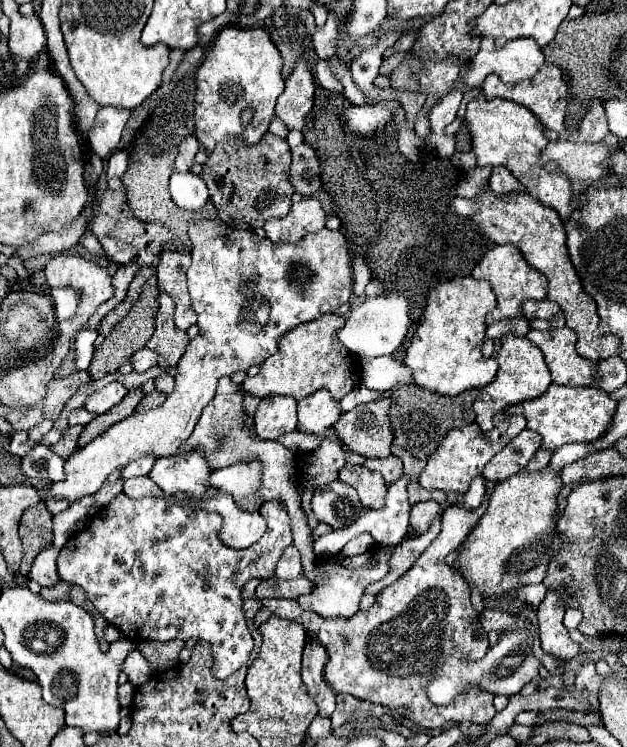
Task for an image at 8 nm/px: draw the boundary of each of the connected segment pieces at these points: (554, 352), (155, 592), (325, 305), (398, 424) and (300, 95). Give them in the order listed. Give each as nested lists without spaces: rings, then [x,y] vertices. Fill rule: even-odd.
[[[571,328],[561,330],[529,330],[527,338],[541,348],[555,384],[591,386],[597,376],[597,362],[577,354],[577,334]]]
[[[119,494],[111,504],[107,504],[105,508],[101,508],[97,512],[97,516],[91,520],[91,524],[81,530],[79,534],[75,534],[73,538],[67,540],[67,544],[61,550],[61,556],[57,560],[59,566],[59,578],[65,582],[73,582],[77,586],[81,586],[87,592],[87,598],[93,602],[93,606],[107,618],[109,624],[115,624],[125,638],[133,640],[133,642],[141,642],[141,640],[157,640],[157,642],[167,642],[173,638],[179,640],[189,640],[189,638],[199,638],[211,644],[211,652],[213,652],[213,676],[217,680],[227,680],[231,674],[235,674],[247,660],[249,654],[253,650],[253,636],[247,628],[245,616],[243,616],[243,602],[241,602],[241,588],[245,582],[249,582],[251,578],[271,578],[277,566],[279,556],[283,554],[283,550],[293,542],[291,540],[291,518],[287,514],[287,508],[281,502],[265,502],[261,506],[261,514],[267,520],[269,528],[263,534],[263,538],[259,542],[255,542],[253,546],[245,548],[245,550],[235,550],[229,546],[223,546],[223,542],[219,542],[217,534],[219,534],[219,514],[211,514],[211,512],[203,512],[203,510],[193,510],[193,508],[185,508],[185,506],[177,506],[167,502],[165,498],[141,498],[141,500],[129,500],[125,494]]]
[[[197,220],[197,222],[189,222],[189,238],[191,238],[191,244],[193,244],[193,248],[191,248],[193,264],[191,264],[191,268],[187,270],[187,280],[189,280],[191,304],[193,304],[193,310],[195,310],[197,316],[199,316],[199,322],[197,322],[197,326],[199,326],[199,334],[189,342],[185,354],[181,356],[181,360],[179,360],[179,364],[177,364],[179,374],[175,376],[175,390],[167,396],[167,400],[165,400],[163,406],[159,406],[159,408],[155,408],[155,410],[149,410],[149,412],[137,412],[135,416],[131,414],[125,422],[117,422],[115,426],[111,426],[109,430],[105,430],[99,438],[91,440],[87,446],[83,446],[83,448],[79,448],[75,454],[71,454],[71,458],[65,460],[65,480],[63,480],[63,482],[55,482],[55,484],[51,484],[51,488],[45,492],[47,498],[75,502],[75,500],[79,500],[81,496],[95,494],[95,492],[101,488],[101,484],[105,482],[105,478],[107,478],[113,470],[127,466],[127,462],[133,462],[135,458],[141,458],[143,454],[153,454],[153,456],[173,456],[173,454],[179,450],[179,446],[191,436],[191,432],[193,432],[193,428],[195,428],[195,424],[197,424],[197,420],[199,420],[199,416],[201,416],[201,410],[213,400],[213,396],[215,396],[215,386],[217,386],[217,380],[219,380],[219,378],[223,378],[223,376],[231,376],[231,374],[235,374],[235,372],[245,372],[249,366],[253,366],[253,364],[261,364],[263,360],[267,360],[271,354],[277,352],[277,342],[279,342],[279,338],[281,338],[285,332],[289,332],[291,328],[295,328],[295,326],[299,326],[299,324],[303,324],[303,322],[315,320],[315,318],[319,318],[321,314],[335,312],[341,304],[345,304],[345,302],[349,300],[349,296],[351,296],[351,292],[353,292],[353,282],[351,282],[351,280],[353,280],[351,256],[349,256],[349,250],[347,250],[345,236],[343,236],[339,230],[327,230],[327,228],[323,228],[323,230],[315,232],[315,234],[307,234],[307,236],[301,238],[297,244],[287,244],[287,246],[283,246],[283,248],[269,248],[269,240],[267,240],[267,238],[257,238],[253,232],[237,230],[237,228],[229,228],[227,224],[217,224],[217,222],[213,222],[213,220]],[[295,264],[303,264],[303,266],[307,266],[307,268],[311,270],[311,278],[309,278],[309,282],[307,282],[305,286],[291,286],[291,284],[293,284],[293,278],[291,278],[289,270],[291,270]]]
[[[403,384],[397,390],[391,392],[391,410],[389,410],[389,422],[395,436],[395,442],[405,448],[409,454],[429,460],[429,456],[435,452],[439,442],[447,436],[449,430],[463,428],[471,422],[475,422],[473,402],[477,398],[477,390],[465,390],[463,394],[455,398],[447,398],[441,394],[431,394],[429,390],[423,390],[415,384]]]
[[[297,60],[291,76],[285,80],[285,92],[277,98],[275,114],[287,124],[289,130],[303,130],[305,112],[313,106],[315,82],[303,60]]]

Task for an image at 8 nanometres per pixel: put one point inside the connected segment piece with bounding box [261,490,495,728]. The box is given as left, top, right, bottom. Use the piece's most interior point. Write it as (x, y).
(386, 655)

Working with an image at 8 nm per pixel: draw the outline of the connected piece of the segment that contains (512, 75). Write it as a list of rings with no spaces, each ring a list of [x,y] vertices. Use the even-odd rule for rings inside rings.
[[[483,38],[481,40],[481,46],[475,54],[475,58],[471,60],[463,80],[469,88],[479,88],[485,80],[487,74],[495,72],[503,82],[507,84],[515,84],[515,82],[521,82],[521,80],[527,80],[531,76],[535,76],[535,72],[545,64],[545,58],[543,58],[543,52],[541,48],[537,46],[537,42],[533,38],[515,38],[515,40],[509,40],[505,42],[501,48],[495,48],[493,40],[491,38]]]

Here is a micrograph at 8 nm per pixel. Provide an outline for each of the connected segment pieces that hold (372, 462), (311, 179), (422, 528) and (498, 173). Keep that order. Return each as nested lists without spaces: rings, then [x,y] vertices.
[[[387,456],[387,458],[367,458],[365,468],[377,470],[383,474],[387,484],[393,484],[401,474],[403,474],[403,464],[397,456]]]
[[[301,144],[293,152],[293,162],[289,170],[289,180],[295,188],[295,192],[311,196],[319,190],[321,180],[319,180],[319,160],[317,154],[311,146]]]
[[[433,500],[427,502],[417,502],[411,506],[411,528],[415,534],[423,534],[429,530],[431,522],[439,516],[441,506]]]
[[[495,166],[489,178],[489,186],[495,194],[509,194],[509,192],[523,192],[523,184],[503,166]]]

